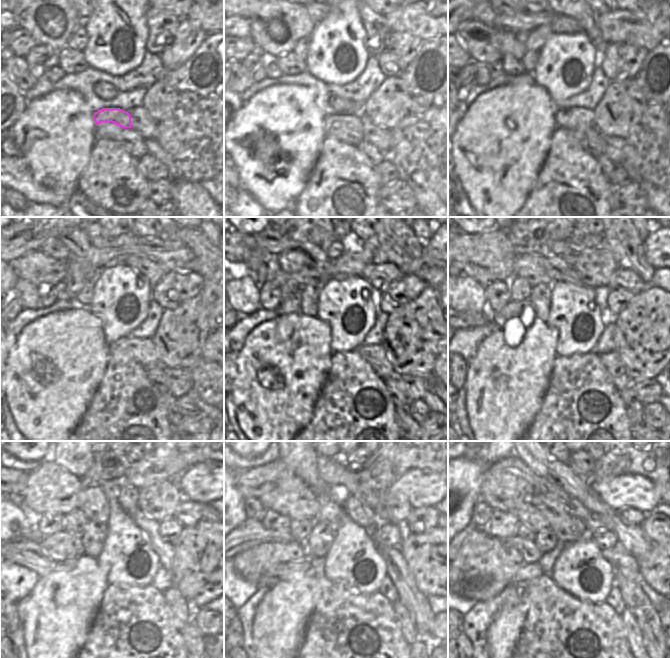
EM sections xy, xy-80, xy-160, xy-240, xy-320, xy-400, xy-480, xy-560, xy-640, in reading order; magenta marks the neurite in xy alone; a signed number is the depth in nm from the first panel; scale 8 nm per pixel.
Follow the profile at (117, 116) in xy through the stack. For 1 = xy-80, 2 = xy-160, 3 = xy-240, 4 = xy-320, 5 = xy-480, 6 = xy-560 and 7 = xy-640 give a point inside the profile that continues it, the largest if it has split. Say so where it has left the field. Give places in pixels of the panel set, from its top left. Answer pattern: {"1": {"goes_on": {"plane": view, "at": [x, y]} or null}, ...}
{"1": {"goes_on": {"plane": "xy-80", "at": [348, 128]}}, "2": {"goes_on": {"plane": "xy-160", "at": [590, 139]}}, "3": {"goes_on": {"plane": "xy-240", "at": [156, 374]}}, "4": {"goes_on": {"plane": "xy-320", "at": [394, 387]}}, "5": {"goes_on": {"plane": "xy-480", "at": [192, 637]}}, "6": {"goes_on": {"plane": "xy-560", "at": [418, 644]}}, "7": {"goes_on": null}}

